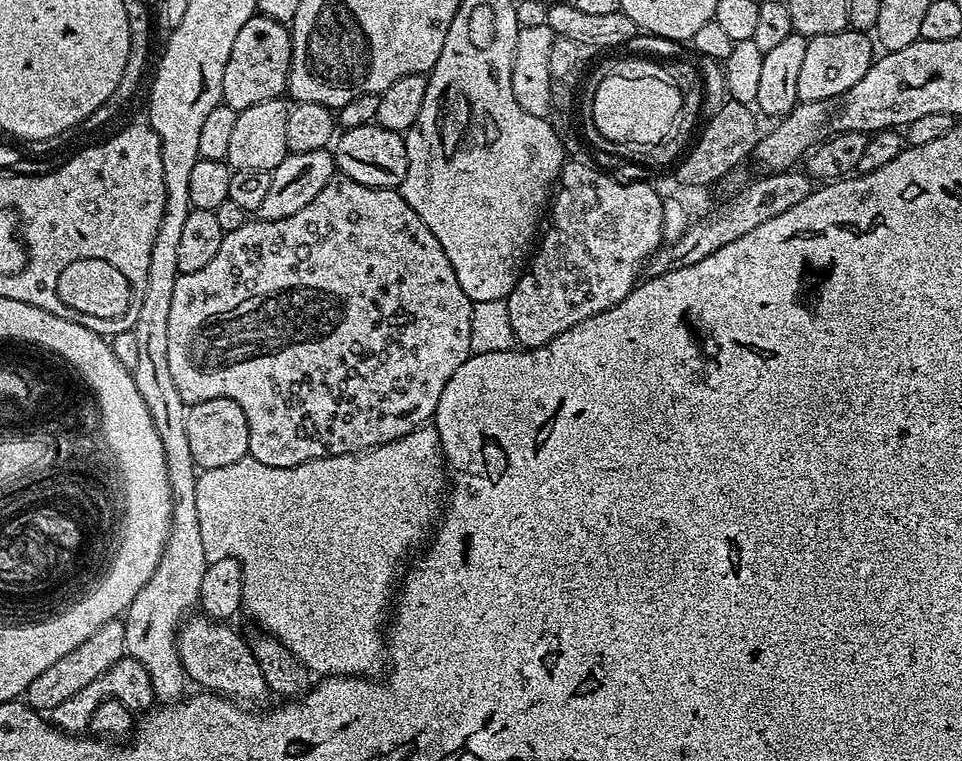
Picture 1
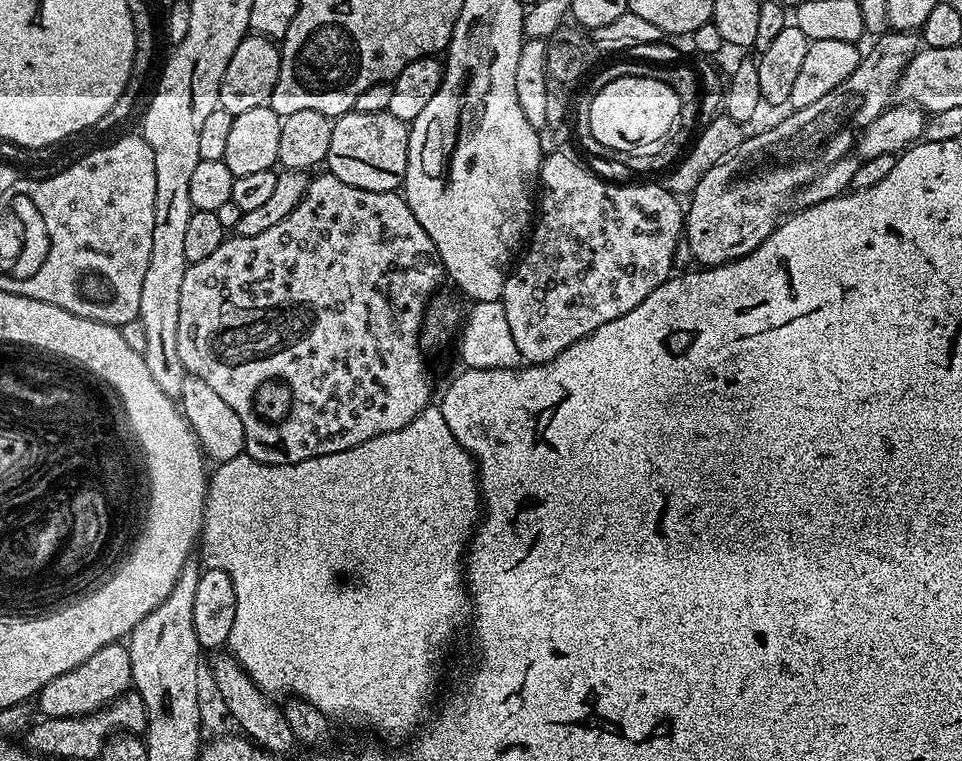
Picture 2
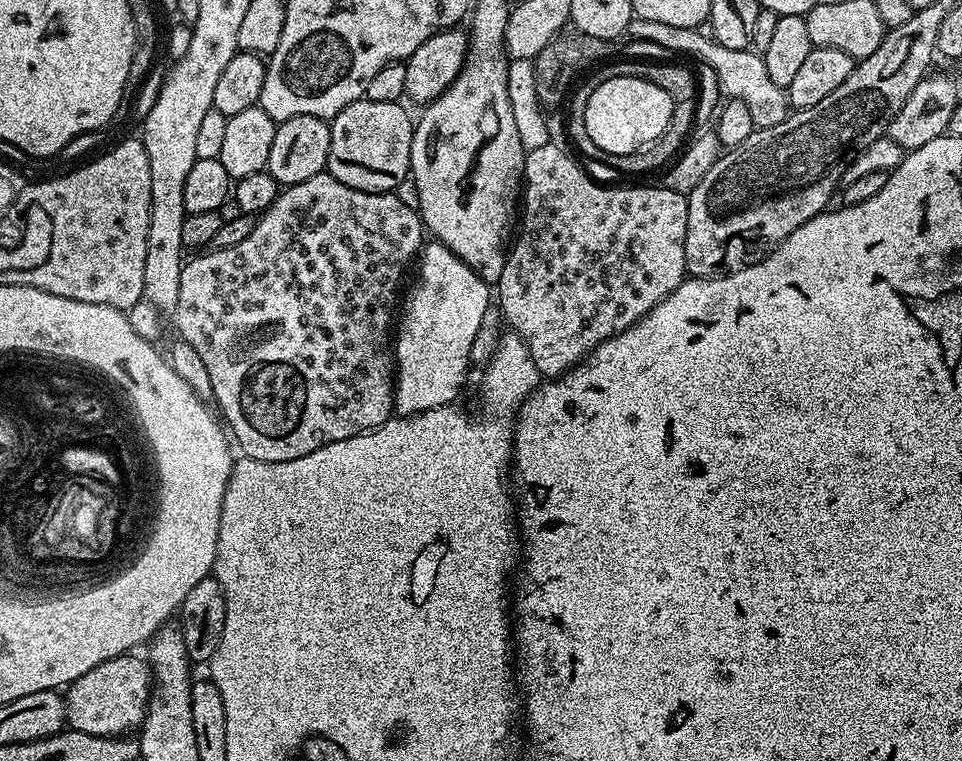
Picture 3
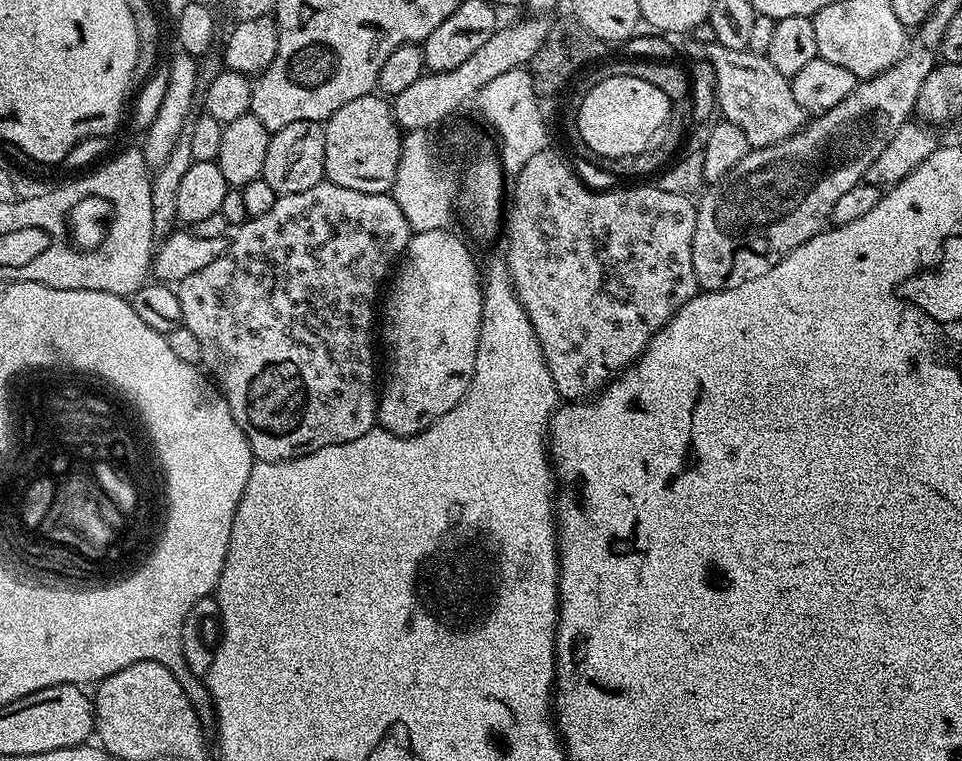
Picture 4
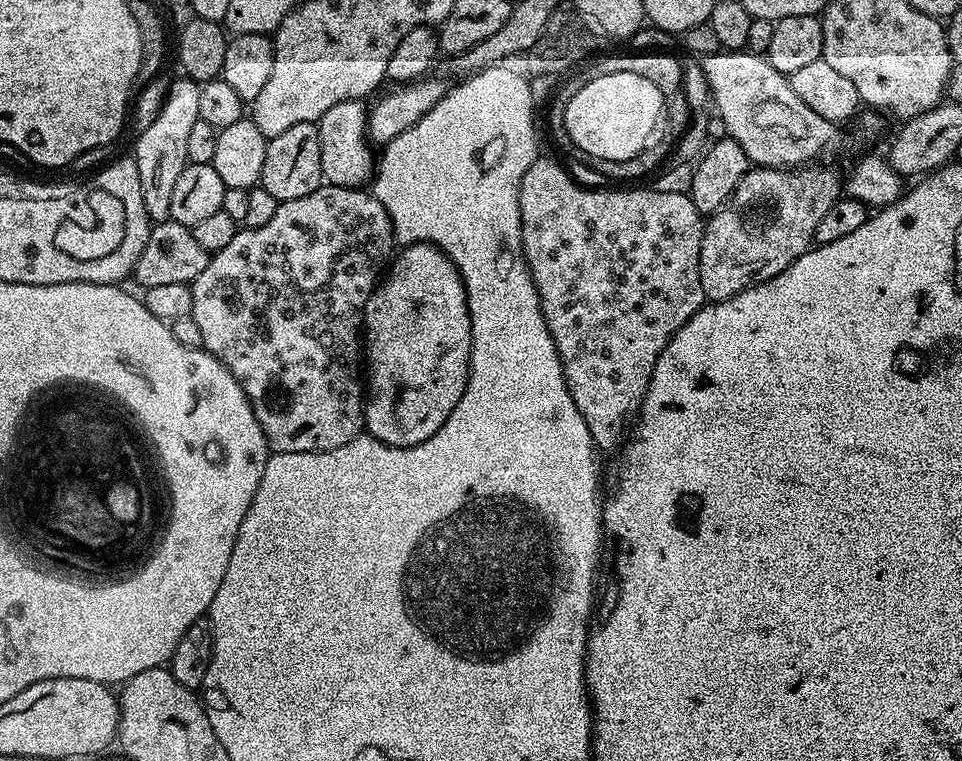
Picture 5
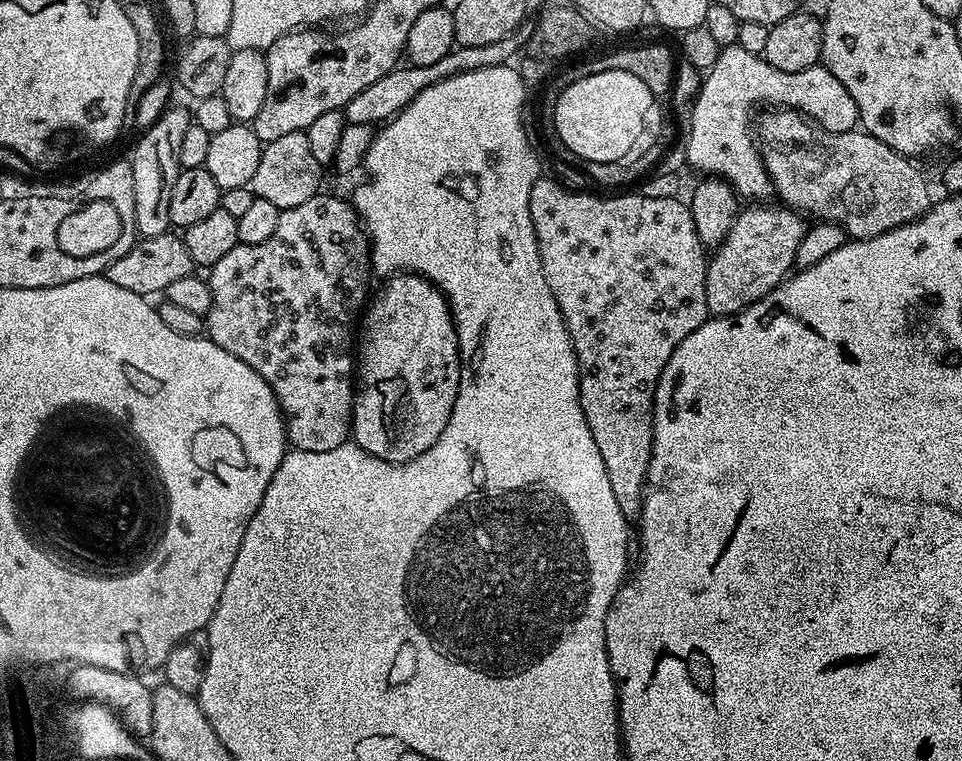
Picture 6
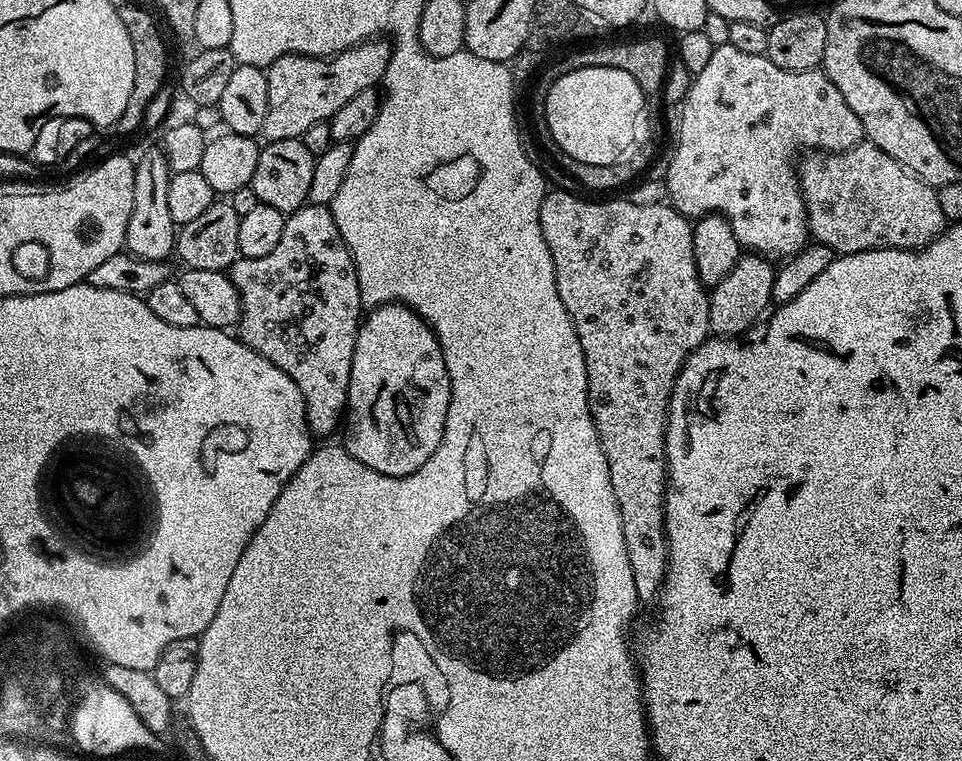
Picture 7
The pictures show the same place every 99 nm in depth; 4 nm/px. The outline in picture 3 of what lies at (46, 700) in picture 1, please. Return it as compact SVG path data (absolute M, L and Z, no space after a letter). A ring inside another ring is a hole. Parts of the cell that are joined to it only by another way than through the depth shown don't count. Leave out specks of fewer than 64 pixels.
M143 655L115 656L94 670L86 670L82 678L72 681L66 688L66 724L82 734L102 737L123 737L139 729L148 713L148 700L152 697L152 669Z

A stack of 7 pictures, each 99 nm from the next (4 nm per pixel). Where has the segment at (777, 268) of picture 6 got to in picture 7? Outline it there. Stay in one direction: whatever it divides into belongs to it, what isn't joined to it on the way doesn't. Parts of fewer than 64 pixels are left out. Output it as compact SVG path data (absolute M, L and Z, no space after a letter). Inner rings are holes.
M759 254L741 255L734 270L730 270L730 274L726 274L726 278L722 278L722 282L711 285L708 297L708 305L710 306L709 329L720 338L743 337L749 331L747 328L760 315L763 317L769 311L768 304L773 303L772 291L774 290L775 277L776 268L769 257Z

